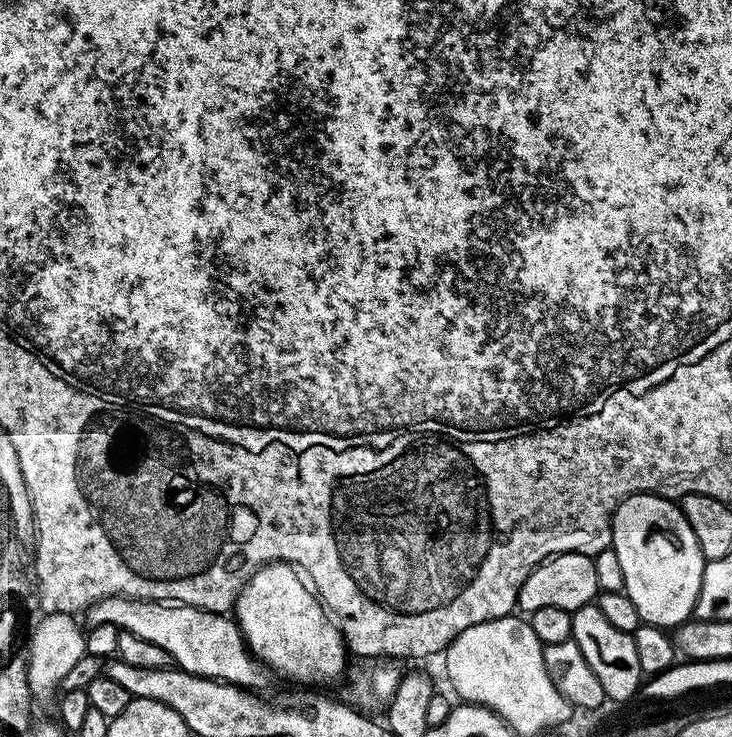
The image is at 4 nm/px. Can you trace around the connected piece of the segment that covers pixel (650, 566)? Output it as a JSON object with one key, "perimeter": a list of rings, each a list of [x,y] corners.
{"perimeter":[[[648,492],[627,496],[621,504],[616,505],[612,514],[611,548],[618,554],[618,563],[622,565],[623,592],[630,602],[634,602],[643,623],[675,630],[695,613],[706,561],[702,550],[698,550],[698,538],[694,538],[694,530],[690,530],[690,522],[686,522],[679,503],[667,496],[651,496]]]}

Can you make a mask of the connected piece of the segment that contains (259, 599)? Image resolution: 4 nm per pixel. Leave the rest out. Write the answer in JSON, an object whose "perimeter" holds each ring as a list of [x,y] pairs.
{"perimeter":[[[263,564],[236,599],[234,619],[248,643],[248,651],[265,668],[288,680],[297,680],[300,686],[320,686],[316,684],[345,675],[346,645],[335,619],[299,575],[291,564]]]}

